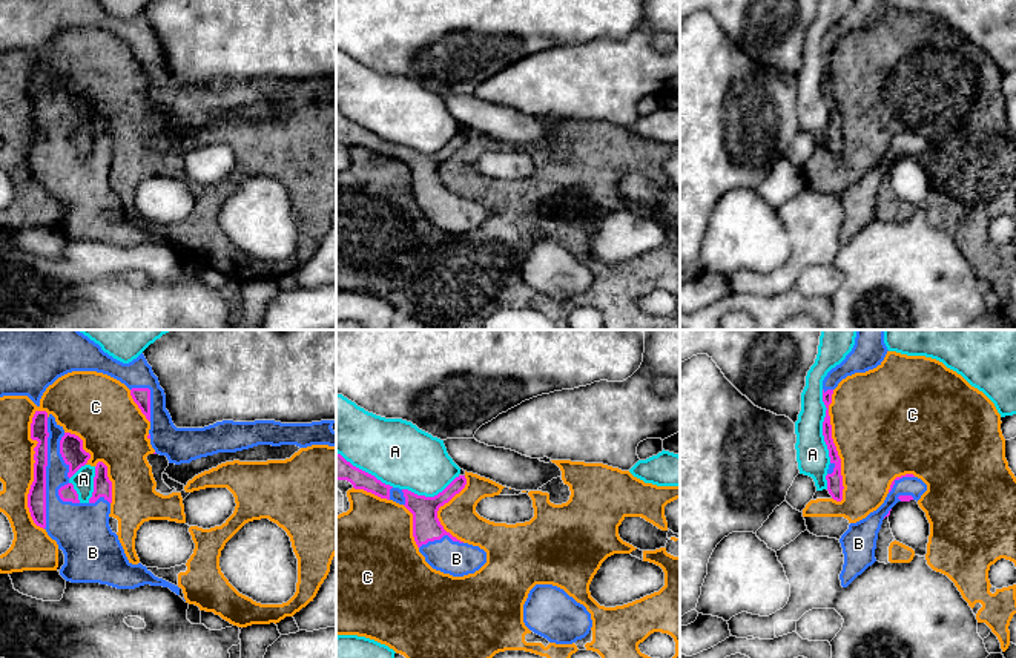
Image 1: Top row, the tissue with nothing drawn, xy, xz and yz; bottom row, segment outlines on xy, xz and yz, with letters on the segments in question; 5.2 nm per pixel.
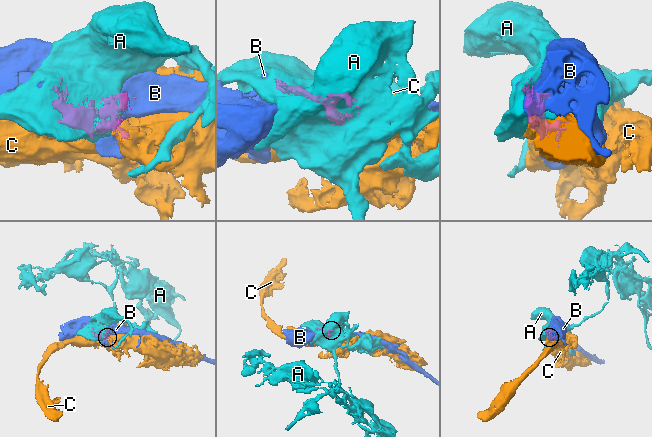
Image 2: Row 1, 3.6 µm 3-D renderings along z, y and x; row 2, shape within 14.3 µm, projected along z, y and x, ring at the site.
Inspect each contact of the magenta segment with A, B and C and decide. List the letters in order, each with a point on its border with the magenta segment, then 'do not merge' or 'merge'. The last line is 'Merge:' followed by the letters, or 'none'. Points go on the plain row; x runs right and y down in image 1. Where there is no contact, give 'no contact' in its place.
A: yz (823, 83) | do not merge
B: xy (45, 129) | merge
C: xy (34, 126) | do not merge
Merge: B

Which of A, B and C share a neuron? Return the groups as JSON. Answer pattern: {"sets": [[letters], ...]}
{"sets": [["A"], ["B"], ["C"]]}

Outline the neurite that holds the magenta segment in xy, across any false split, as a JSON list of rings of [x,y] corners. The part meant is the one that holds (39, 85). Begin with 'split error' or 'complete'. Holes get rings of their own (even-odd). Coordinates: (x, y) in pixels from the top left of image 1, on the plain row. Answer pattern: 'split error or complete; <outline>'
split error; [[[35,67],[31,95],[38,100],[34,104],[34,138],[28,150],[28,164],[34,179],[43,184],[64,210],[60,232],[71,239],[100,239],[117,245],[135,245],[144,241],[163,242],[180,252],[178,242],[155,233],[141,219],[132,221],[127,216],[118,192],[109,183],[112,138],[103,118],[95,123],[92,153],[87,160],[78,156],[69,135],[91,115],[91,110],[83,106],[83,97],[66,89],[46,67]]]

